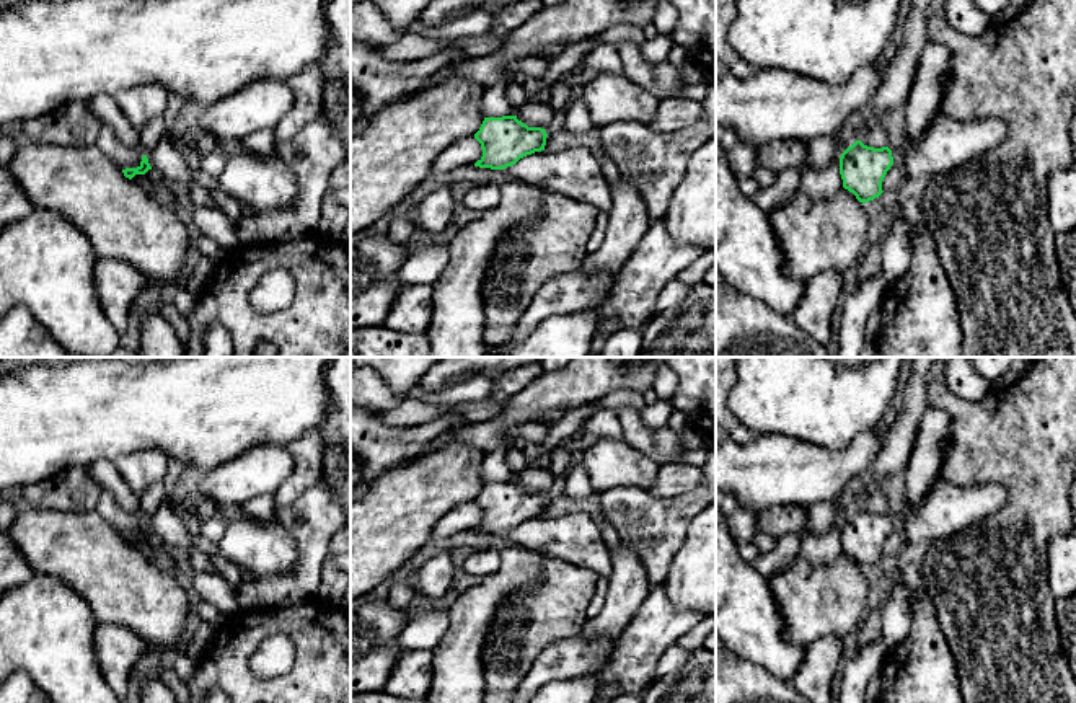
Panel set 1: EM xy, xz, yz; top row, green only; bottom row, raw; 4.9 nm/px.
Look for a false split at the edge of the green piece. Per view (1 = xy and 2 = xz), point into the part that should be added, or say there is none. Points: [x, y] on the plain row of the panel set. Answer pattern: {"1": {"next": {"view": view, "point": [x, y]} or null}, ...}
{"1": {"next": null}, "2": {"next": null}}

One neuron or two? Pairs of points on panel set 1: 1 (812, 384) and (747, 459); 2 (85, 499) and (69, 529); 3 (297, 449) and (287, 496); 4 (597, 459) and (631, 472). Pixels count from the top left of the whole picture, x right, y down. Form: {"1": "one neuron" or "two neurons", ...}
{"1": "two neurons", "2": "two neurons", "3": "one neuron", "4": "one neuron"}

